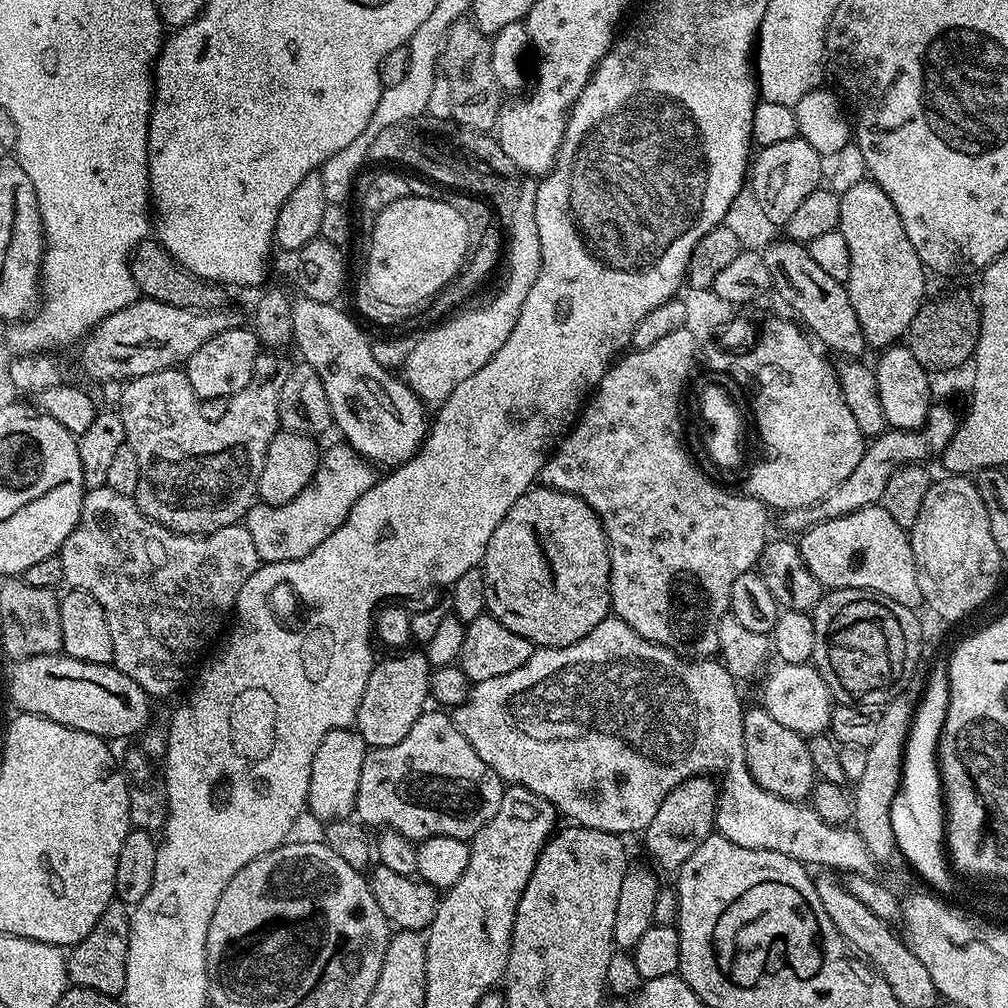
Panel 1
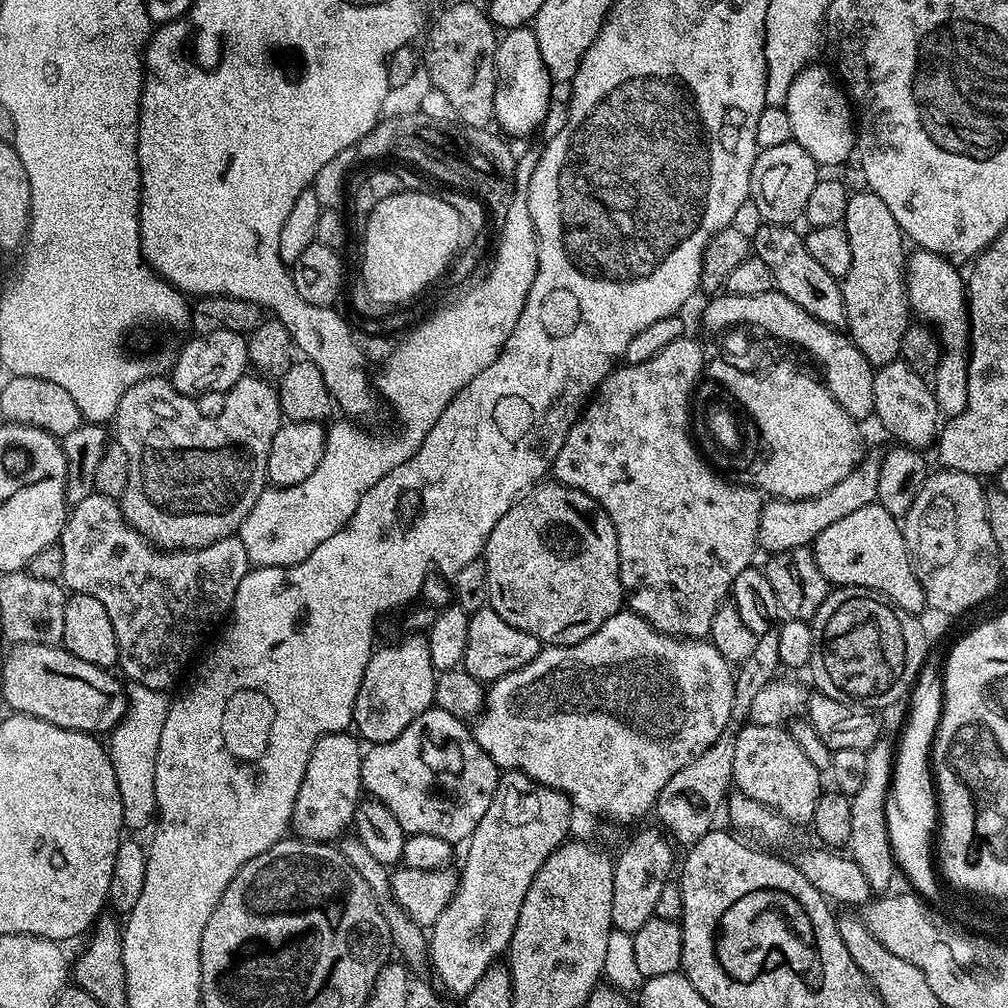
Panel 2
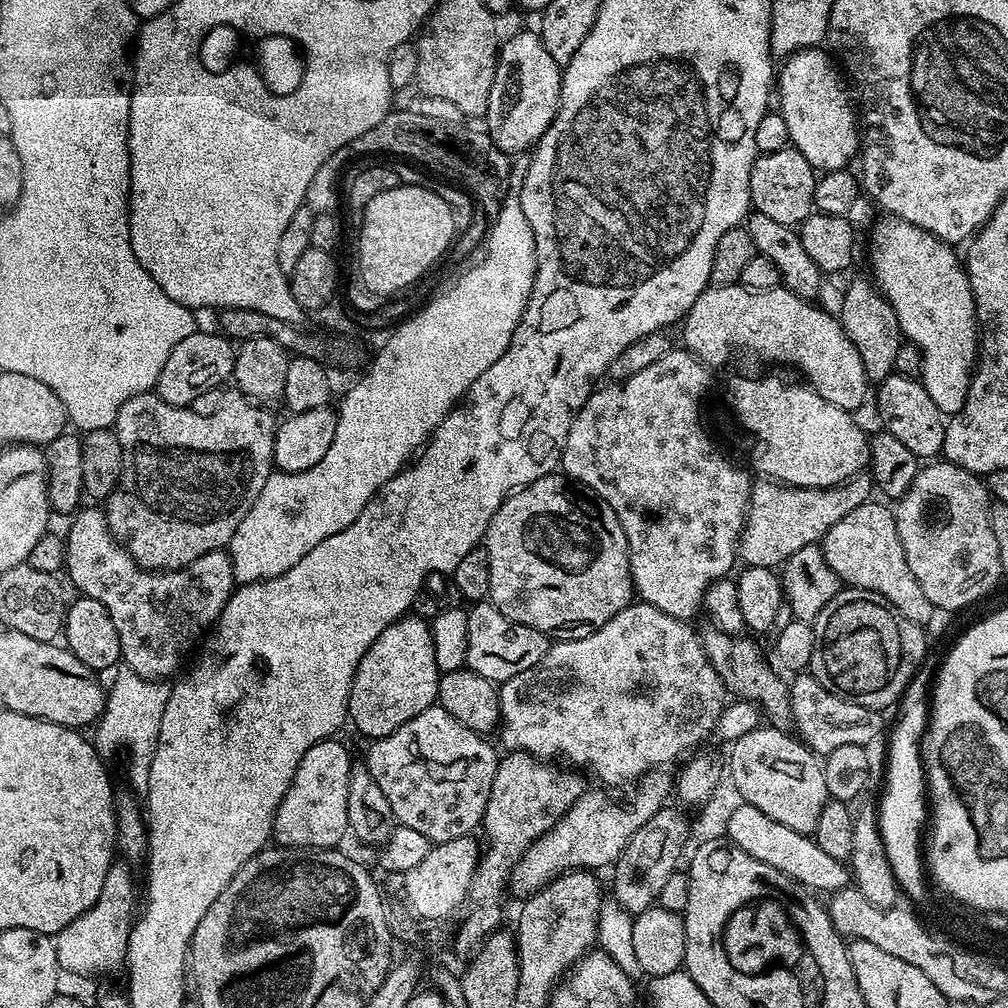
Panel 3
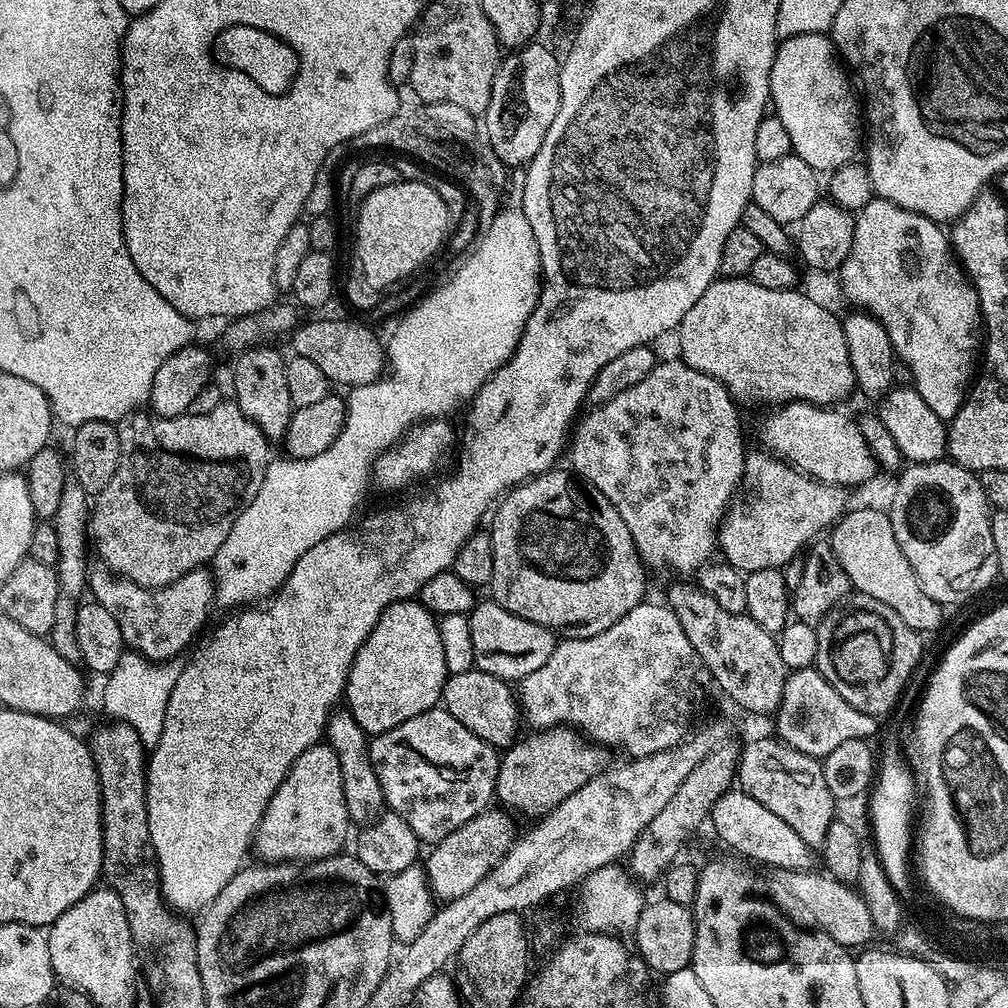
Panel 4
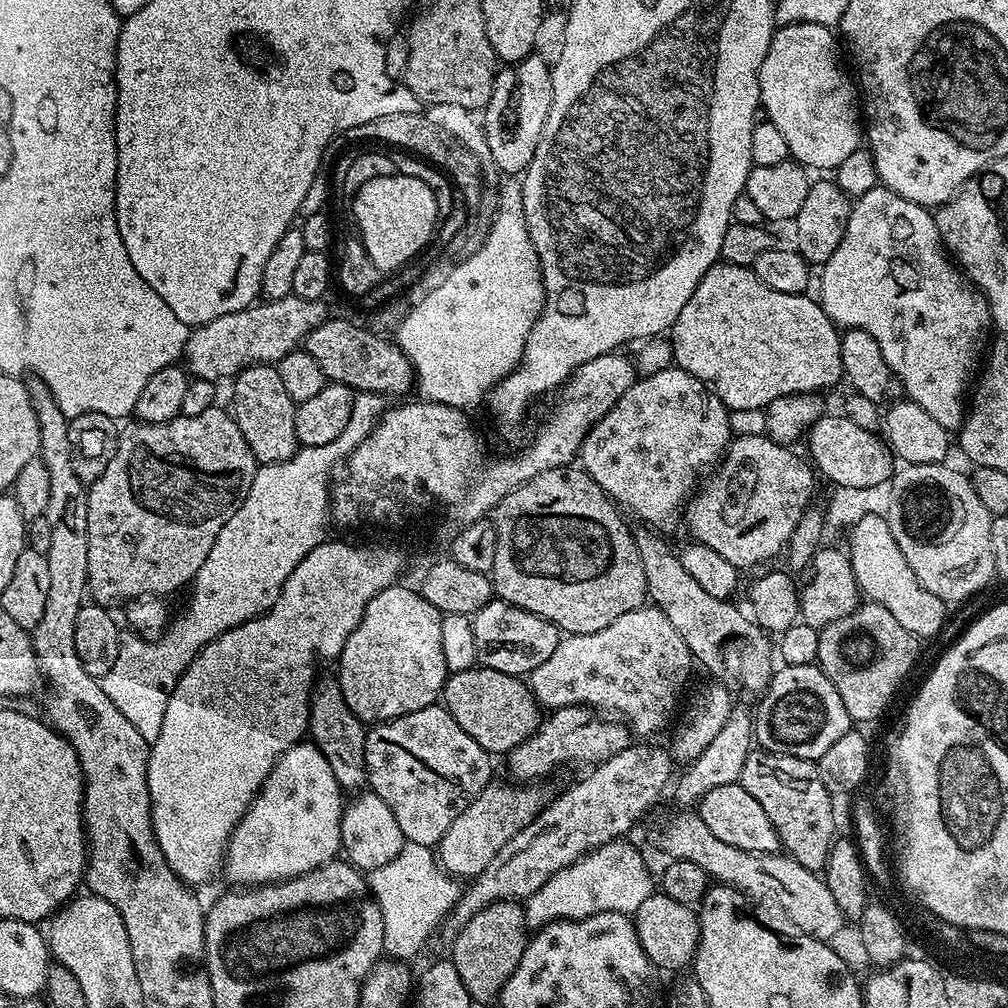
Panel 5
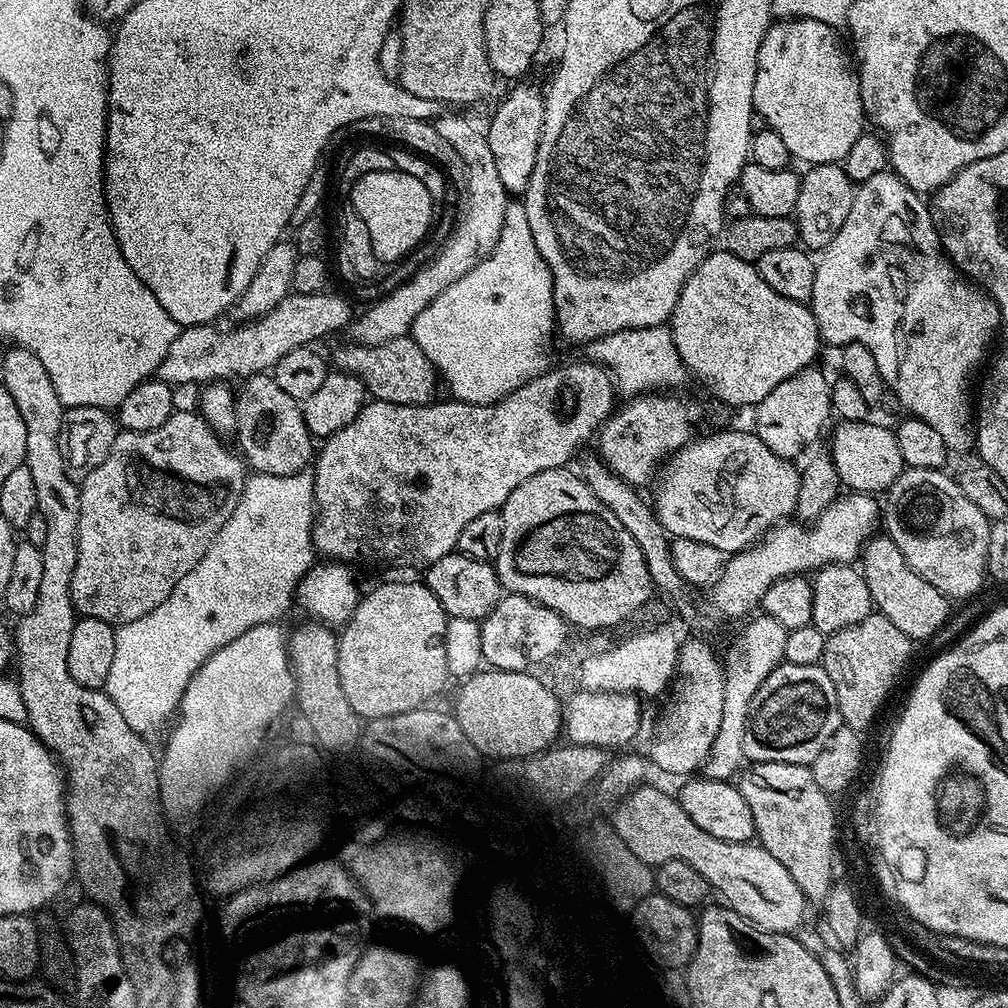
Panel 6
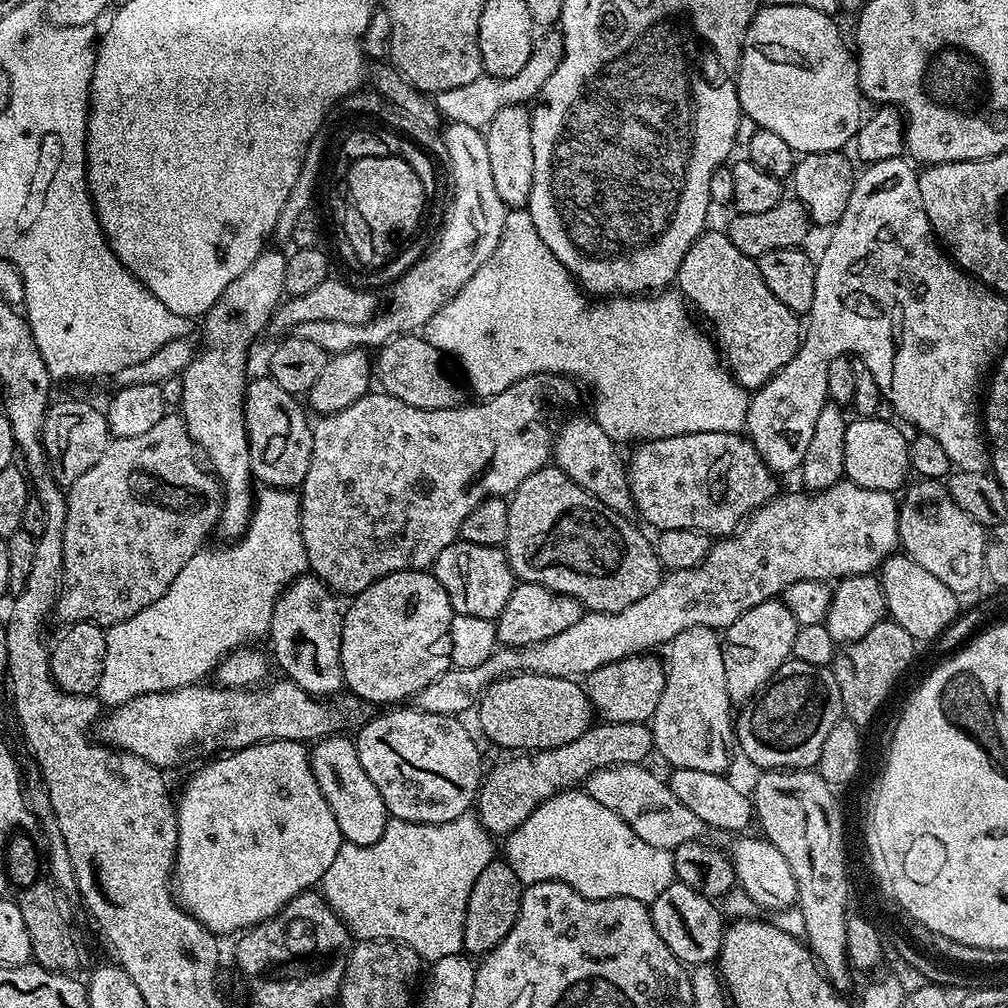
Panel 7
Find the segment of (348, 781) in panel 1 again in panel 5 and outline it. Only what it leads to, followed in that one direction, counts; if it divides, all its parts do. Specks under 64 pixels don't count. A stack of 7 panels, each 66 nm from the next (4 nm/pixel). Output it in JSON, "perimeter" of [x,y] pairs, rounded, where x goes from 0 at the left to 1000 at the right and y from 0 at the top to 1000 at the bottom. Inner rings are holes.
{"perimeter":[[[309,736],[293,738],[268,764],[262,773],[258,786],[251,792],[244,808],[236,815],[226,833],[226,842],[222,845],[220,869],[230,879],[253,879],[255,877],[273,877],[275,873],[286,873],[289,869],[299,869],[308,863],[334,852],[338,848],[337,837],[341,833],[342,787],[323,756],[323,748],[315,744]]]}

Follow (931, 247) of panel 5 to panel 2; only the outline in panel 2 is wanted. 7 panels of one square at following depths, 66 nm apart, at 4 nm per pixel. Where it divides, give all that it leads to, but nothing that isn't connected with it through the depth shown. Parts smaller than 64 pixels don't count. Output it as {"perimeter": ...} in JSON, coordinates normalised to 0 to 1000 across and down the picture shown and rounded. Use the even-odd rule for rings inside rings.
{"perimeter":[[[909,248],[899,258],[901,304],[910,318],[924,323],[933,339],[933,360],[927,366],[927,388],[934,410],[949,413],[960,405],[960,351],[962,326],[960,323],[960,295],[958,278],[947,261],[926,250]]]}

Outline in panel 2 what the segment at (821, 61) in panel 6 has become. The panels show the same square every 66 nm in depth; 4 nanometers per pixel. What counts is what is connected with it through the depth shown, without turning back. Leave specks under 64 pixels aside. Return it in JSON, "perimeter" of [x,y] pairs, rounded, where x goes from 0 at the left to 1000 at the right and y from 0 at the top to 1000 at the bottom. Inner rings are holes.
{"perimeter":[[[813,62],[803,63],[795,69],[792,77],[788,77],[780,93],[780,101],[776,104],[780,113],[784,113],[787,139],[796,145],[796,149],[800,149],[800,153],[804,153],[804,157],[808,157],[812,165],[839,162],[841,154],[846,154],[851,134],[846,104],[835,90],[830,76],[822,68],[821,71]]]}

